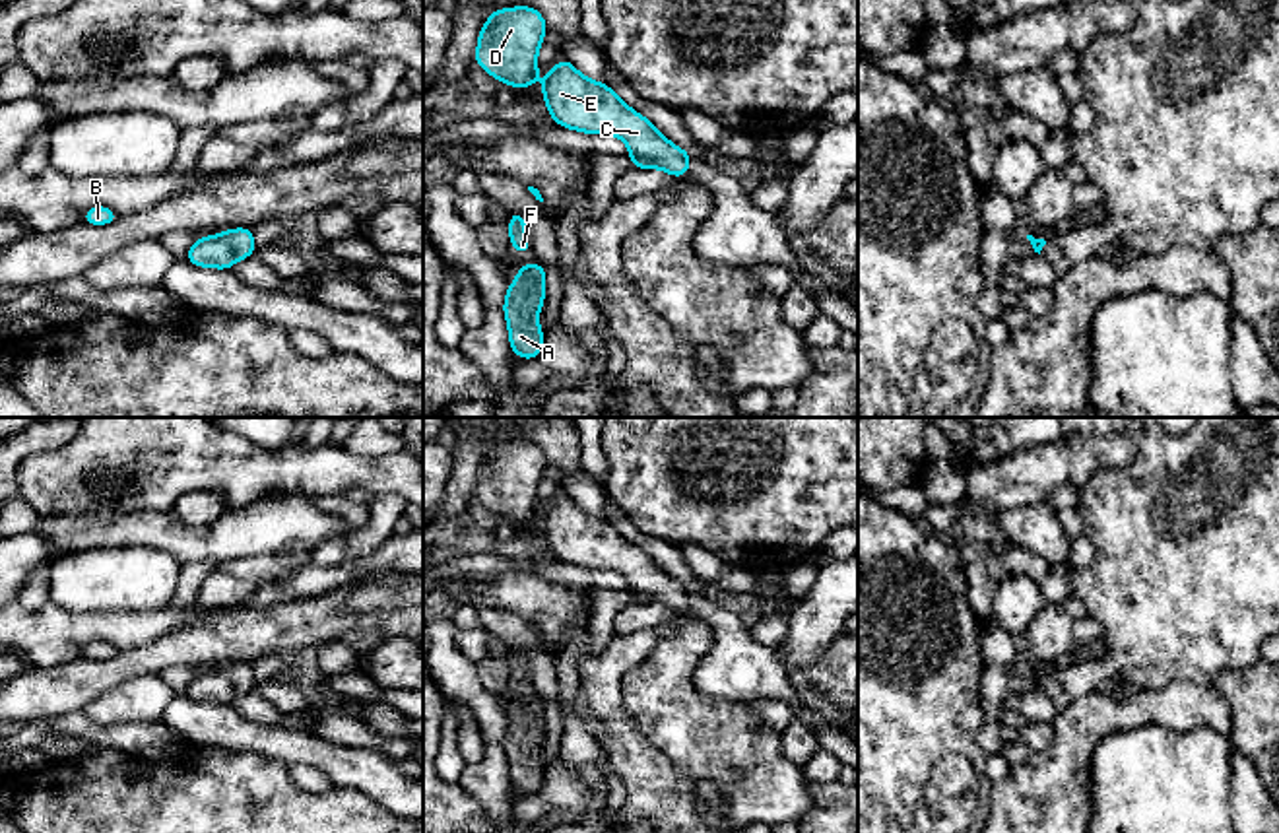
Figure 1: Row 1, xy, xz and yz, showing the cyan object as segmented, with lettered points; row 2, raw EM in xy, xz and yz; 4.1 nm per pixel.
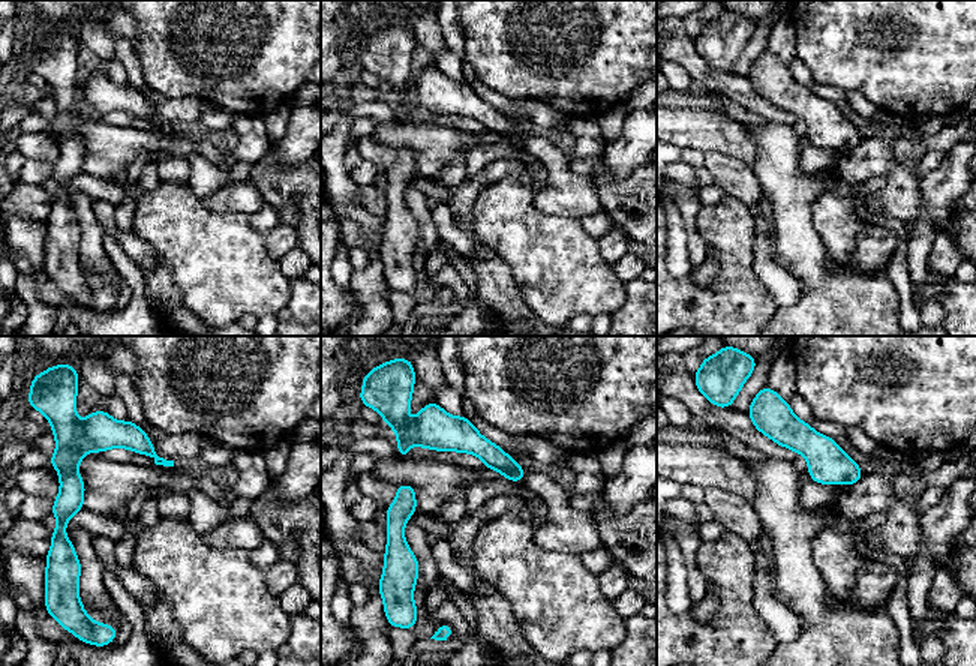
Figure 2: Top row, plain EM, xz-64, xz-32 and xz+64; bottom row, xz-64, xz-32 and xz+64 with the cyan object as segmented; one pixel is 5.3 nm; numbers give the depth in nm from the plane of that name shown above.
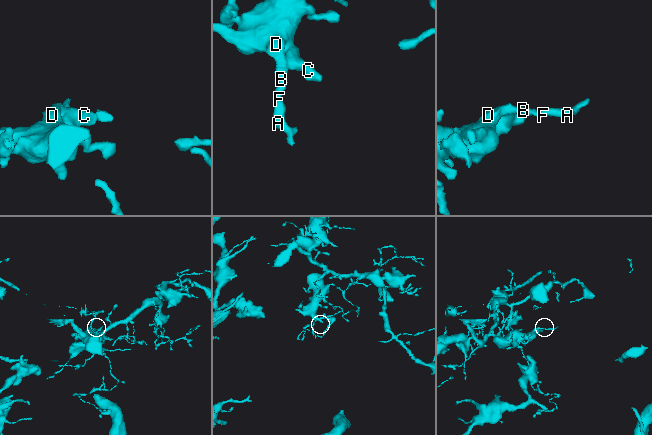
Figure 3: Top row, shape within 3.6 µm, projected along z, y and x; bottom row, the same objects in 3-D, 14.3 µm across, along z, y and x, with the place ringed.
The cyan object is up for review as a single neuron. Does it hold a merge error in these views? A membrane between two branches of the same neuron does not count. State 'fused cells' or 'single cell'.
single cell

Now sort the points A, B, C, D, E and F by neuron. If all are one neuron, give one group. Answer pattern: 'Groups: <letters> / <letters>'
Groups: A B C D E F

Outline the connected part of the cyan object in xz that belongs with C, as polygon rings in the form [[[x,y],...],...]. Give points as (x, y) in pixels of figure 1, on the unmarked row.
[[[567,493],[545,511],[541,530],[557,561],[621,573],[635,604],[662,604],[677,614],[689,608],[691,586],[673,581],[613,524],[582,511]]]

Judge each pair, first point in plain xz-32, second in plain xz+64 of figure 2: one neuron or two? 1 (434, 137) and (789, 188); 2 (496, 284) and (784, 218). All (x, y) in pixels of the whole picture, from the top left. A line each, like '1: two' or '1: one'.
1: two
2: one

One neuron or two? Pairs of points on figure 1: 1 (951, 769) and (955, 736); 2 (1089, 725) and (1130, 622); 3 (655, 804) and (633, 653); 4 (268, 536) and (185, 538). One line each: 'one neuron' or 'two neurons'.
1: two neurons
2: two neurons
3: one neuron
4: one neuron

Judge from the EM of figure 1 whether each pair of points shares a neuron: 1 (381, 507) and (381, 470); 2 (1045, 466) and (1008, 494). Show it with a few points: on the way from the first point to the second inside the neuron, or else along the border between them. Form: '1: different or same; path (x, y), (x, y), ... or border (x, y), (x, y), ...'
1: different; border (402, 496), (377, 494), (373, 498)
2: same; path (1035, 472), (1017, 484)

